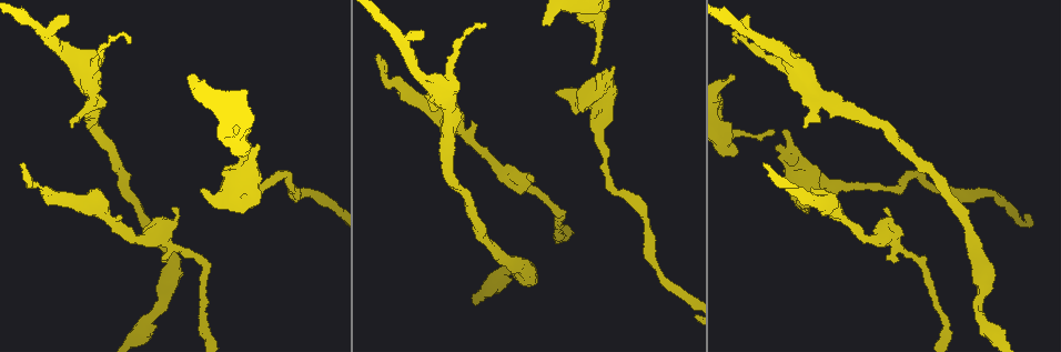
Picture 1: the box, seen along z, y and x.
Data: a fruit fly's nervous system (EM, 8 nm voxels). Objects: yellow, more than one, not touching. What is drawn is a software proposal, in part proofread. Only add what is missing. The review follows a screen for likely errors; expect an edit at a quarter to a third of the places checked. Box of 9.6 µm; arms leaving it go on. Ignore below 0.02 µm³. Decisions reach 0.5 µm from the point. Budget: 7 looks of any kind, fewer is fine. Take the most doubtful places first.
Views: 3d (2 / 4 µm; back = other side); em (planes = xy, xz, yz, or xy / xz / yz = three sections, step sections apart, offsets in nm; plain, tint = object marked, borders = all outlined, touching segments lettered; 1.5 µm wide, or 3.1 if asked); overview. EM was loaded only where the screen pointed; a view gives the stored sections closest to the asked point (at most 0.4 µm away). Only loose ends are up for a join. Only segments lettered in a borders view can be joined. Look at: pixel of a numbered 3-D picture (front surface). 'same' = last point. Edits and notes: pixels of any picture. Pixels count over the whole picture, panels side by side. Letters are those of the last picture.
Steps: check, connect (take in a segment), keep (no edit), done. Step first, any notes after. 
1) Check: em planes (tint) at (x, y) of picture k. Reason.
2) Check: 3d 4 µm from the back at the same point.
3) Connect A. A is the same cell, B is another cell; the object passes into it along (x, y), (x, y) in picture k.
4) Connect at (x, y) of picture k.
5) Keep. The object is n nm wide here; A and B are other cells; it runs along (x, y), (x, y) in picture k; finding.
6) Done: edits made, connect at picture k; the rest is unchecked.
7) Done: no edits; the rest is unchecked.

Check: 3d 2 µm at (543, 25) of picture 1. Stops while still wide.

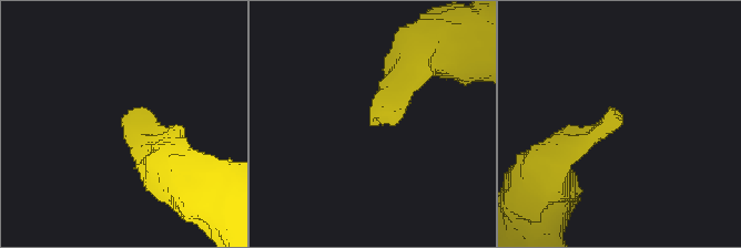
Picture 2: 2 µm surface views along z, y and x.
Check: em planes (borders) at (615, 116) of picture 2.

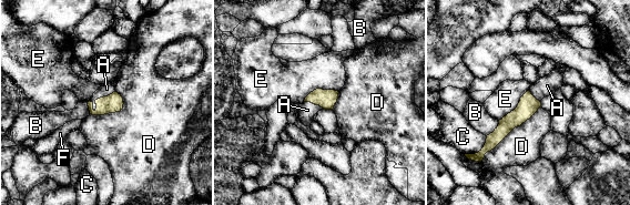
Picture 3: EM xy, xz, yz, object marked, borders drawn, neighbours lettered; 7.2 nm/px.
Connect A. A is the same cell, B, C, D, E and F are other cells; the object passes into it along (112, 103), (101, 98), (107, 89) in picture 3; the cell continues.

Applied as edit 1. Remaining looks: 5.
Check: overview.

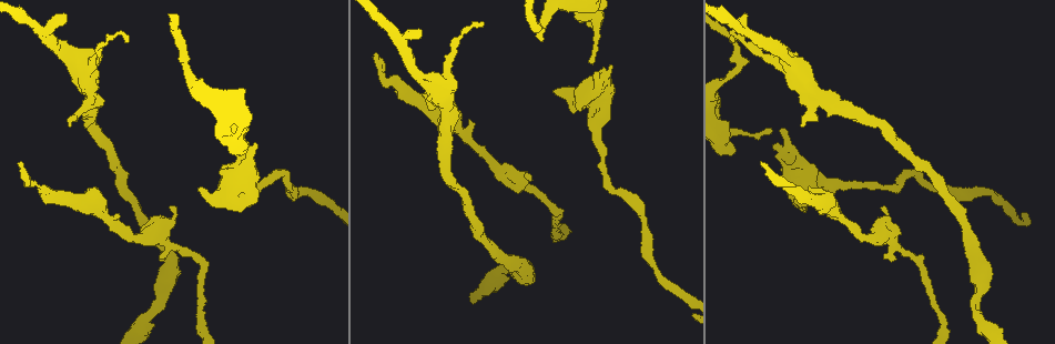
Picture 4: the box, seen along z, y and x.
Check: em 3.1 µm xz step 8 (tint) at (610, 65) of picture 4. Free end.

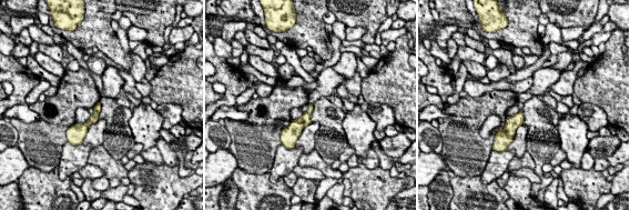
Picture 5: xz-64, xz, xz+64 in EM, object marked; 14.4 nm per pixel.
Check: em 3.1 µm xz step 8 (borders) at the same point. What lies round it.

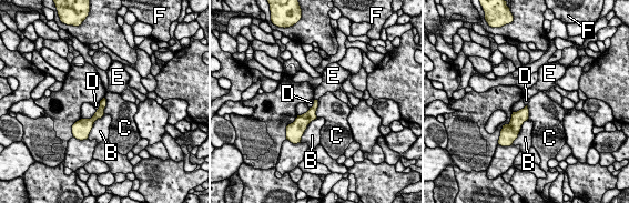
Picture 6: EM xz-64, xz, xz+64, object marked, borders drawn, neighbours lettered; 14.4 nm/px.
Keep. B, C, D, E and F are other cells; a border runs along (318, 100), (316, 117) in picture 6; no lettered segment goes on from it.

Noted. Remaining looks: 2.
Check: em planes (borders) at (424, 94) of picture 4. An open end.

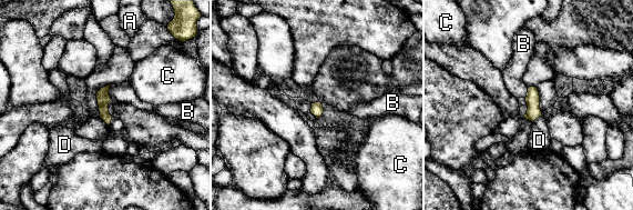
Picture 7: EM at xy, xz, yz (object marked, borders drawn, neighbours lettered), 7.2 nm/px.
Keep. The object is 90 nm wide here; A, B, C and D are other cells; none of them fits.

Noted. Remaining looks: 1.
Done: edits made, connect at picture 3; the rest is unchecked.

